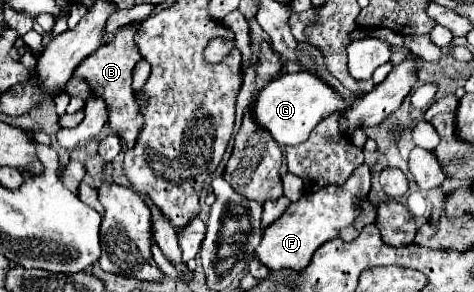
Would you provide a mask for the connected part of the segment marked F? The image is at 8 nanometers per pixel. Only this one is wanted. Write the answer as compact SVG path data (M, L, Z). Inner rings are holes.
M360 165L358 169L354 169L352 177L342 187L328 187L312 195L304 195L300 201L292 203L286 209L286 213L278 221L274 221L274 225L270 225L270 229L264 229L262 243L256 249L258 261L272 271L276 269L302 271L310 263L314 251L320 245L338 237L342 227L354 223L354 219L360 215L356 197L366 197L368 193L370 193L370 167Z

